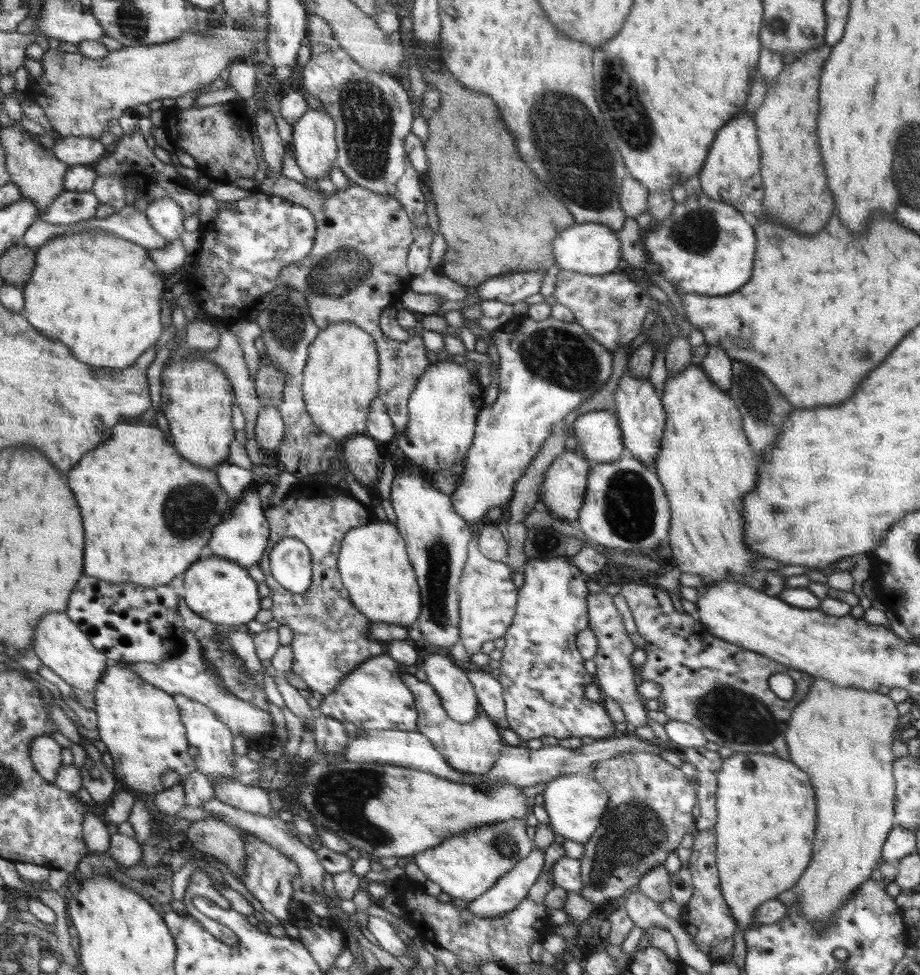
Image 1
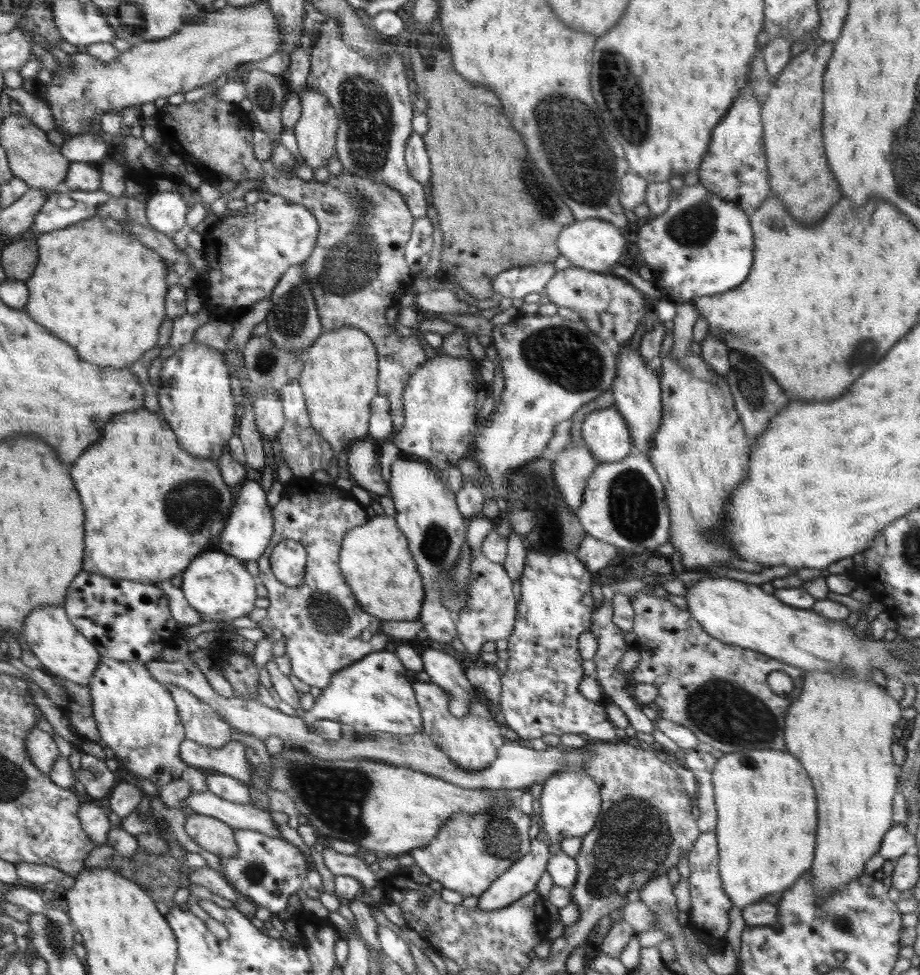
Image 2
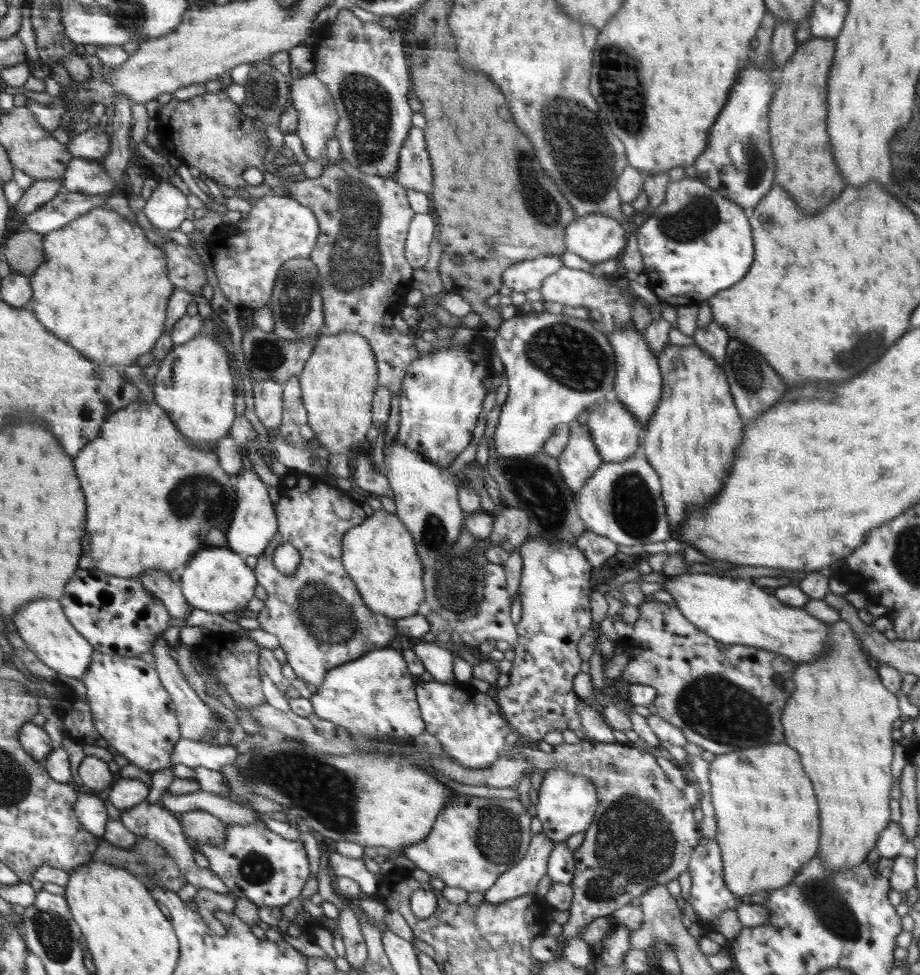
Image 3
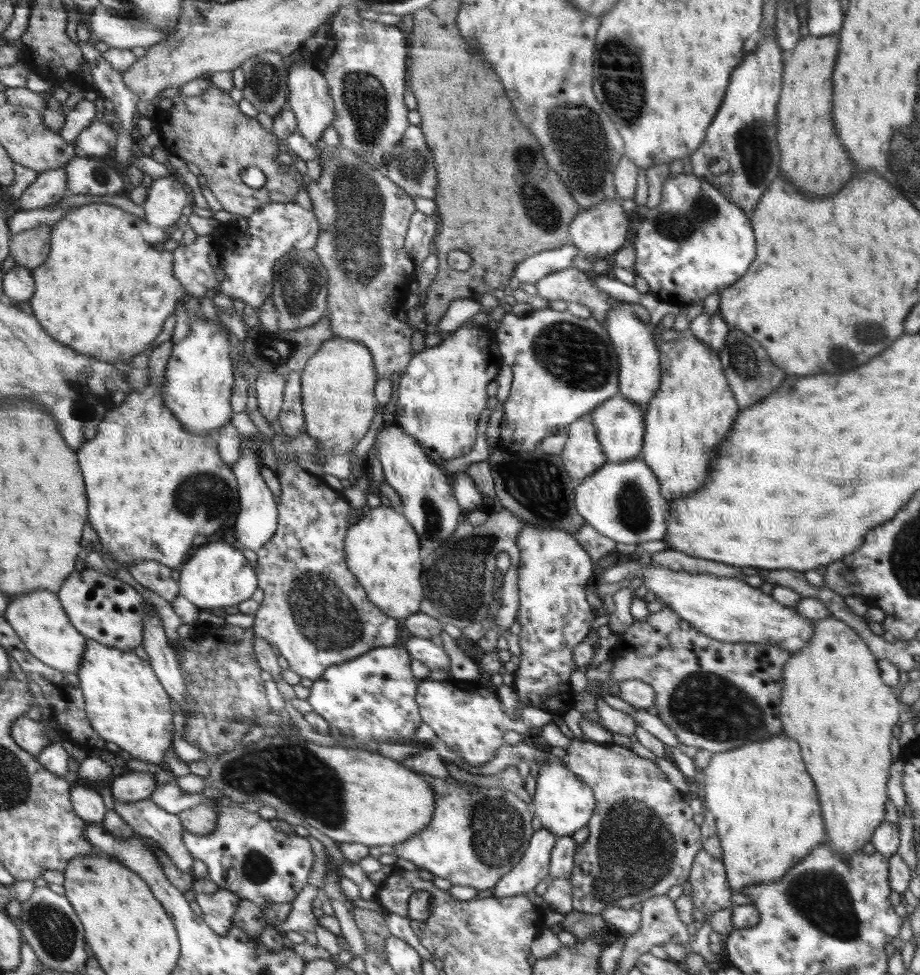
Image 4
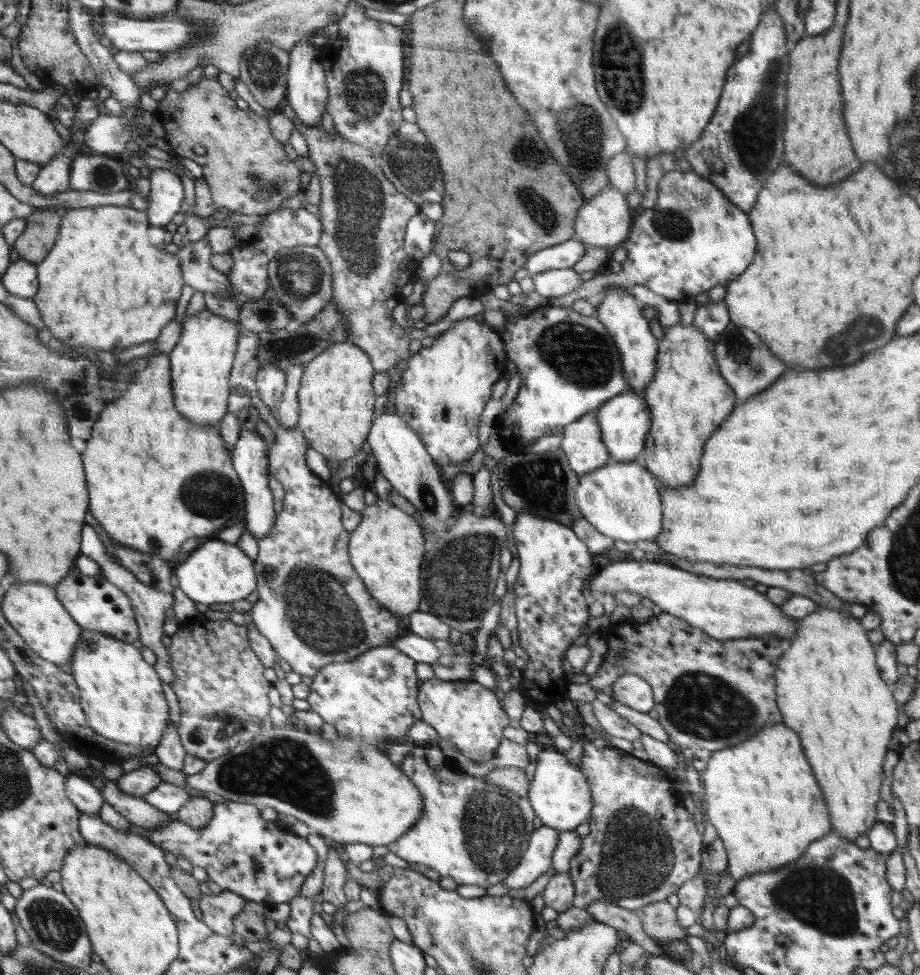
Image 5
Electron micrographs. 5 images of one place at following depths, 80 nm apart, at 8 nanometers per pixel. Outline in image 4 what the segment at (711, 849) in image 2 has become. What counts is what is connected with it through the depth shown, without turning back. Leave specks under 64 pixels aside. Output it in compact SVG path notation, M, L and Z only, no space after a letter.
M700 850L694 858L694 866L689 873L691 898L694 908L705 915L714 914L721 908L733 908L732 889L727 883L723 862Z

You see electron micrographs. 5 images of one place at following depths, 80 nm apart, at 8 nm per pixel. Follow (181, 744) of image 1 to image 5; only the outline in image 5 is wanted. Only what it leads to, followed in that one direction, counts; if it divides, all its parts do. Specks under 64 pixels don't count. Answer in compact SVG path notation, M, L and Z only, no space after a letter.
M82 628L82 637L75 648L70 666L72 676L80 690L80 704L86 715L88 726L103 737L139 746L142 750L151 748L155 752L166 730L168 704L162 694L162 686L156 676L156 670L142 660L140 652L134 648L134 645L95 630Z

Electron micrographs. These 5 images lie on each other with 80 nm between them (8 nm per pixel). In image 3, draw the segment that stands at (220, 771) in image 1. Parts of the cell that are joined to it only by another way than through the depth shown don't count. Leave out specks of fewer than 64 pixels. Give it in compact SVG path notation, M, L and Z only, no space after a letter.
M157 638L153 642L150 653L154 655L157 662L158 674L160 674L161 682L165 685L165 689L173 696L174 706L177 707L177 714L181 721L182 738L197 740L202 743L207 742L207 738L213 734L211 728L215 728L217 724L217 716L211 711L210 707L196 695L196 692L190 687L182 671L178 668L177 661L174 661L168 654L170 645L164 638Z

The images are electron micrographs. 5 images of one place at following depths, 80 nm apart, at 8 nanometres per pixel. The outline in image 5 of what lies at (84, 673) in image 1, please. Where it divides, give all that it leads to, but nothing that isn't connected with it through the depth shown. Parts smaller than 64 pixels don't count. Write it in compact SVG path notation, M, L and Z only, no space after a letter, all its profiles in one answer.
M6 583L1 611L10 626L25 643L44 660L54 664L71 664L73 653L82 637L82 628L67 611L57 591L48 583Z

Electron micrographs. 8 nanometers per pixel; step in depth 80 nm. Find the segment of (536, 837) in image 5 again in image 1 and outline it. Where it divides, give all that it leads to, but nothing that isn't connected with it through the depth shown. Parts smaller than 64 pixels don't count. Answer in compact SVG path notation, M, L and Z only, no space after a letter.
M534 850L506 873L497 884L480 897L469 901L467 909L480 918L498 918L517 908L536 884L545 864L545 853Z

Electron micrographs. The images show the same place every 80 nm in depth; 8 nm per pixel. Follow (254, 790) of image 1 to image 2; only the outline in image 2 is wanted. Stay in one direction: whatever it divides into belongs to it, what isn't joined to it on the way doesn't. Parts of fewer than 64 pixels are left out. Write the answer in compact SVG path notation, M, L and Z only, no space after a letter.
M200 769L205 774L206 790L220 796L220 798L240 804L250 804L250 792L248 786L242 786L242 782L224 773L218 773L212 769Z

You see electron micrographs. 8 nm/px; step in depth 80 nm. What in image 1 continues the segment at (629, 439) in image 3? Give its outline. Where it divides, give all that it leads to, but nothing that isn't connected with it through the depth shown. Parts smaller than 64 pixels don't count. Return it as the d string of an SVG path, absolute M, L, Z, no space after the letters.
M598 410L579 415L571 435L580 442L584 458L592 463L622 460L626 456L625 436L615 410Z

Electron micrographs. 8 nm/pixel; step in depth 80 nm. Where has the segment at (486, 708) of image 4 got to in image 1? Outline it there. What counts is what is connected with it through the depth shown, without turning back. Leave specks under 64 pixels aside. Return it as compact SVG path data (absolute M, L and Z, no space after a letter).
M402 675L402 678L405 679L405 685L416 696L417 730L430 739L436 750L441 751L444 755L444 760L462 774L481 776L481 774L489 772L503 750L498 728L490 722L490 718L479 709L474 720L470 722L456 722L445 713L445 709L441 705L441 697L434 690L434 687L430 686L430 683L420 681L414 675Z

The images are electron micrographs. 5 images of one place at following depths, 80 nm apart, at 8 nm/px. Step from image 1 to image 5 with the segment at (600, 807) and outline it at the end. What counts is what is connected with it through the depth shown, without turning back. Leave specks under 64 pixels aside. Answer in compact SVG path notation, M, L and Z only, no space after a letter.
M555 747L539 752L535 775L529 782L527 798L542 821L542 825L560 832L574 831L592 817L592 788L579 768Z

